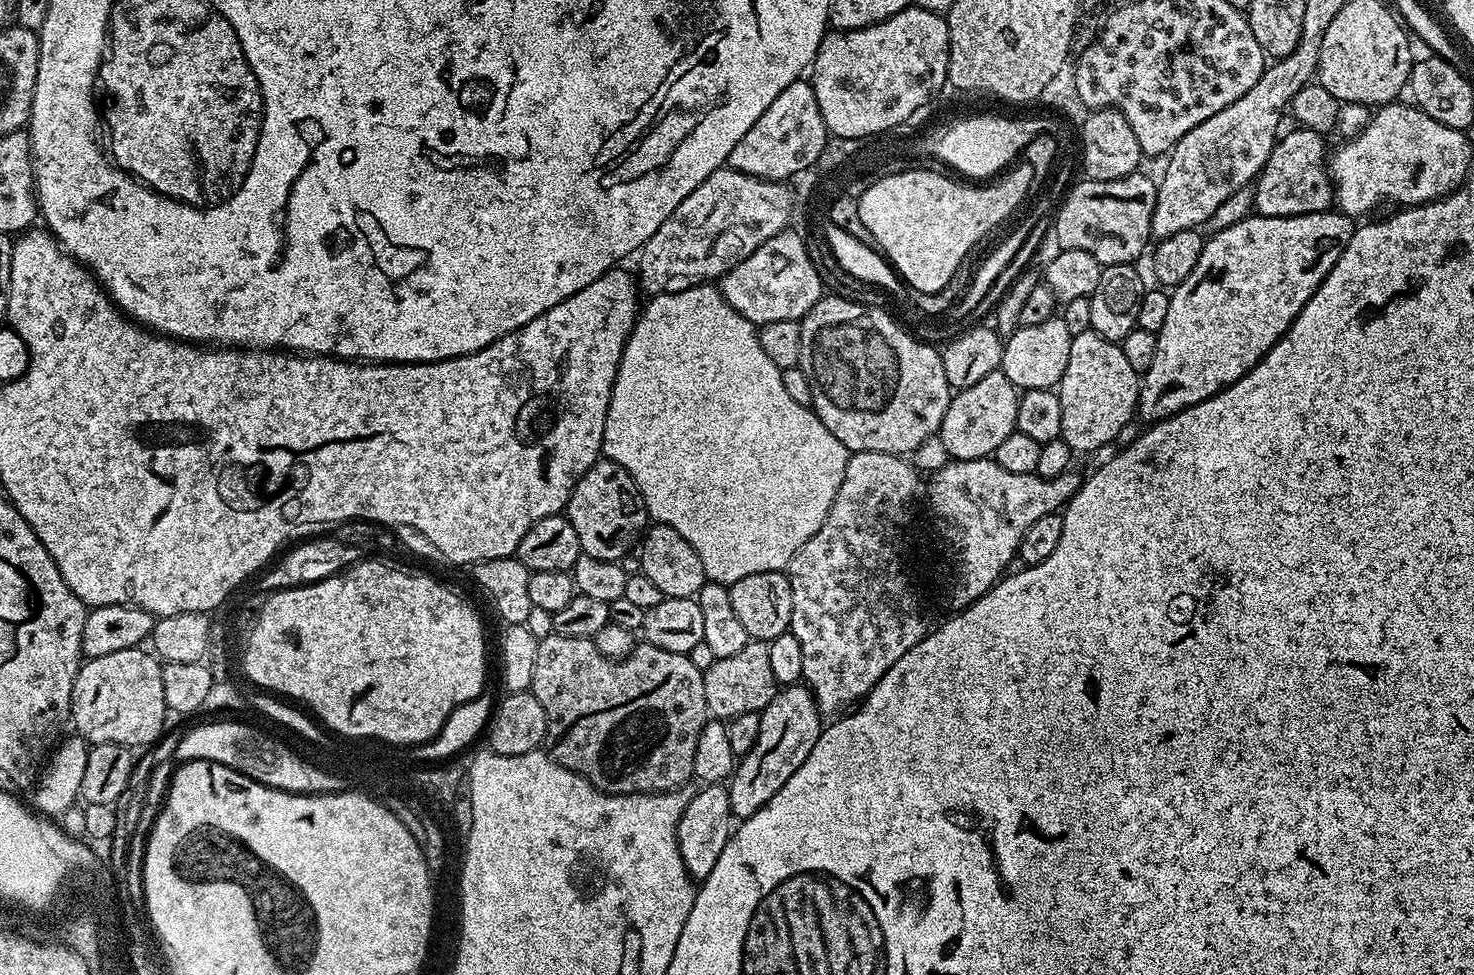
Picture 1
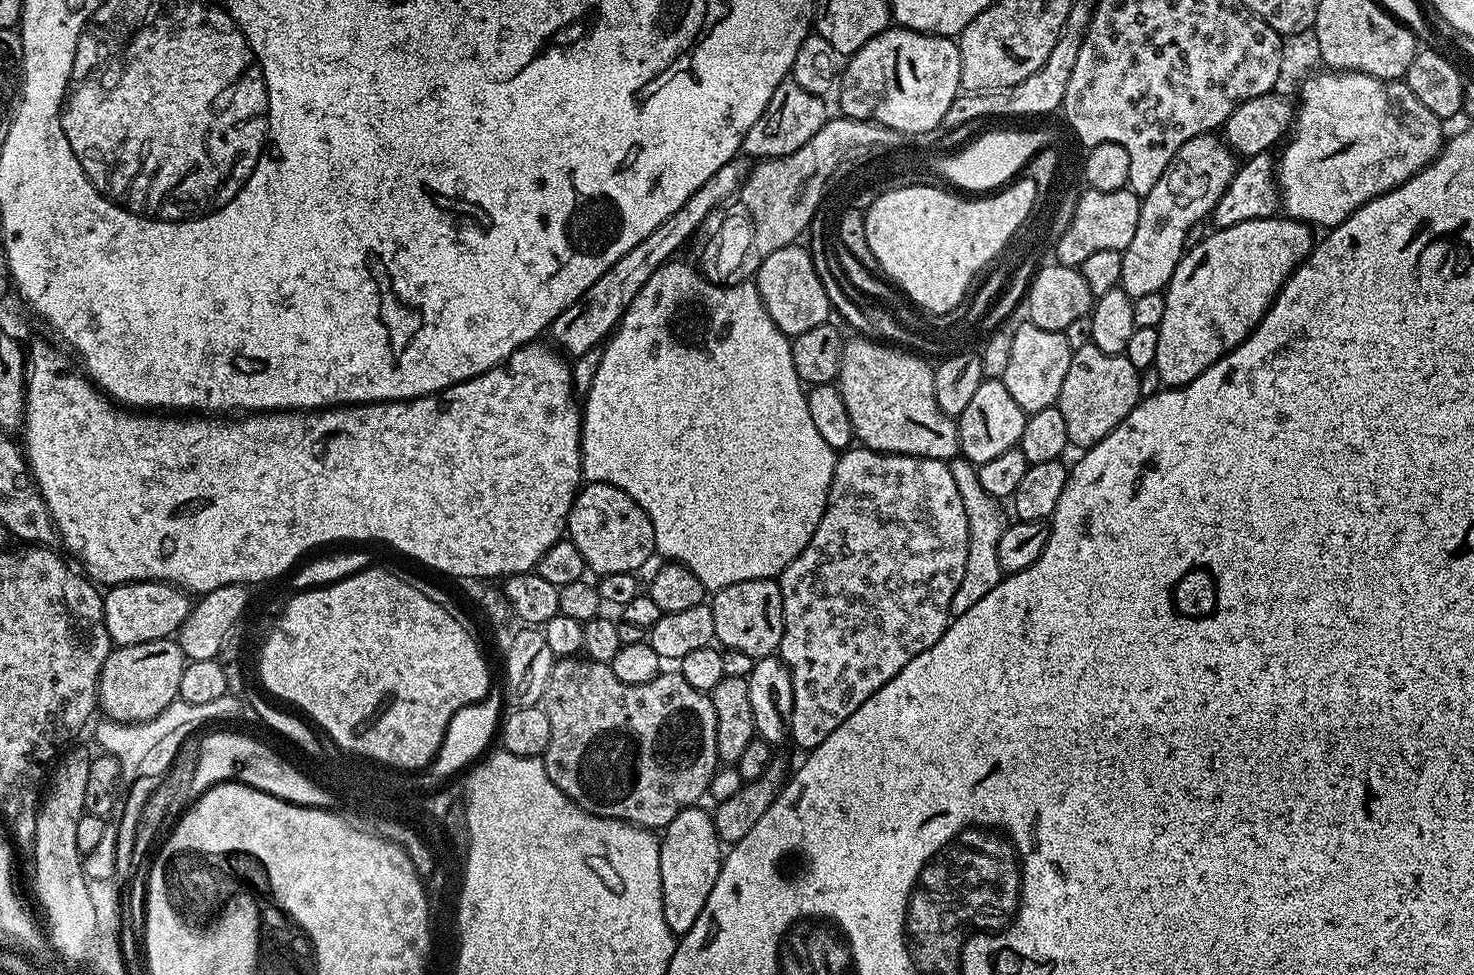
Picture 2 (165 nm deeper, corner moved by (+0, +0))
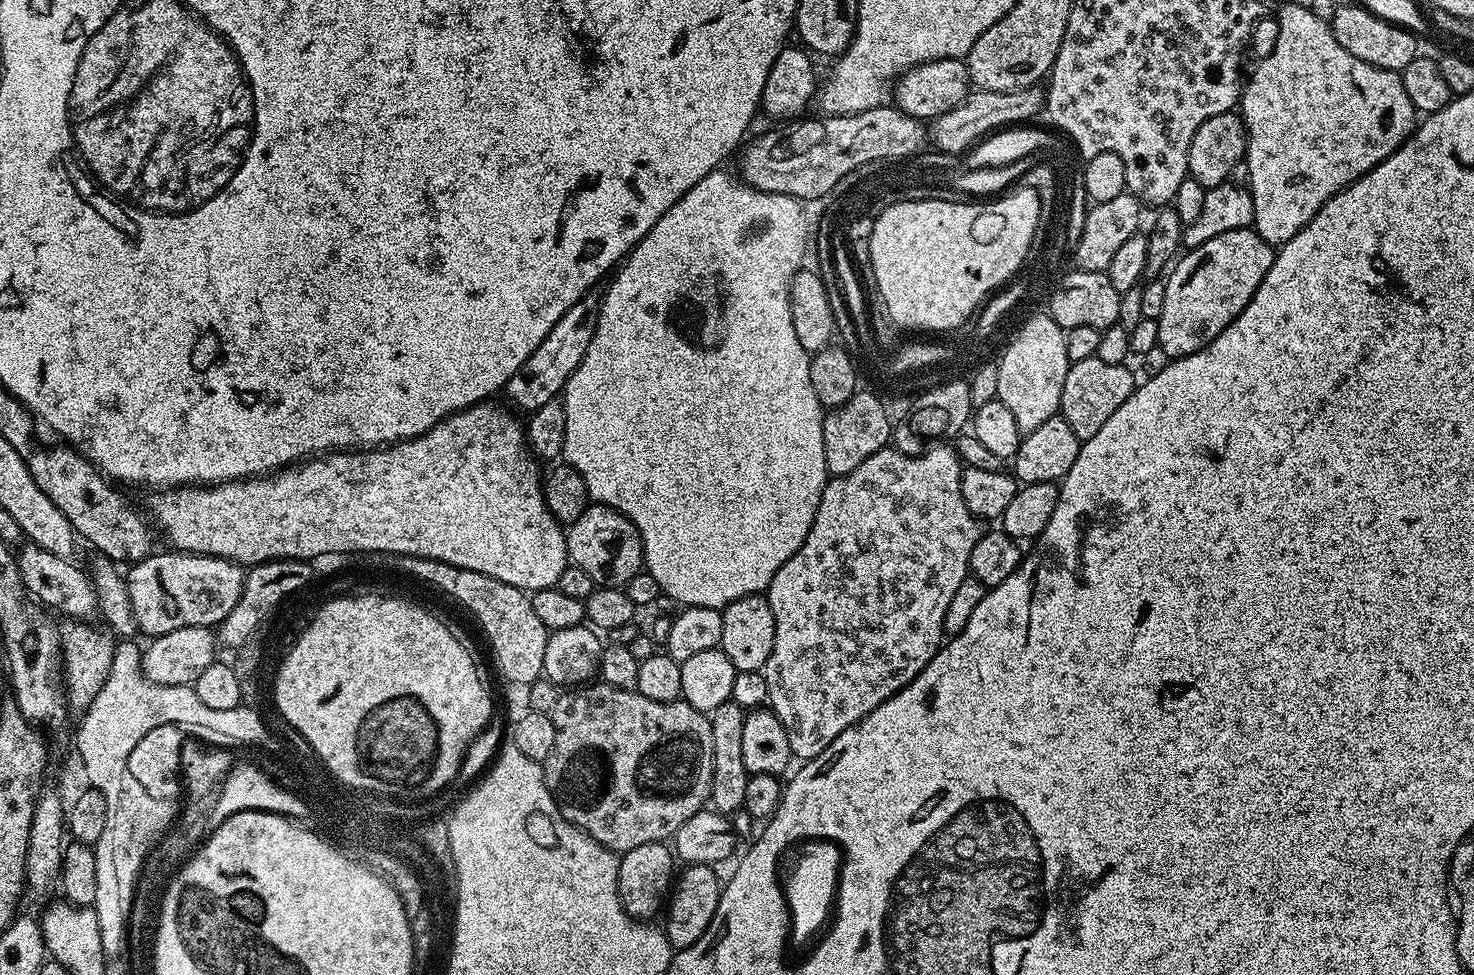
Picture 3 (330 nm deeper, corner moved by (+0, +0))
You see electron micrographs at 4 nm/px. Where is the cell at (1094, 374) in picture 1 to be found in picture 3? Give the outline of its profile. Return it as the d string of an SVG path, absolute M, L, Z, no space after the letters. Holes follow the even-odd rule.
M1091 356L1085 360L1077 360L1071 365L1066 374L1066 386L1062 386L1059 415L1074 430L1074 434L1083 442L1094 438L1102 425L1130 398L1130 394L1138 387L1138 380L1132 377L1127 363L1111 364L1102 362L1098 357Z

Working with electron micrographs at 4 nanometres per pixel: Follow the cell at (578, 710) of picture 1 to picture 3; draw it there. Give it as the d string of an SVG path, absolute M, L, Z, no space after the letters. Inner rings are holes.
M592 682L587 686L576 686L559 693L551 710L554 722L554 750L542 762L544 781L555 798L558 810L576 828L582 829L610 851L623 854L634 850L634 846L646 846L646 842L664 842L675 837L678 826L709 803L712 795L712 721L705 713L694 710L682 698L670 702L653 702L640 692L626 688L615 688L603 682Z

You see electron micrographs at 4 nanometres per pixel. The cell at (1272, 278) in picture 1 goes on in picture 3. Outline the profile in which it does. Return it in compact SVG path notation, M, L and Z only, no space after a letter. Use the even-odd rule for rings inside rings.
M1252 228L1218 234L1218 238L1210 238L1210 242L1185 251L1171 265L1172 273L1164 280L1166 306L1162 306L1158 320L1159 351L1164 351L1168 358L1179 358L1214 342L1246 310L1275 260L1273 245L1267 244Z

